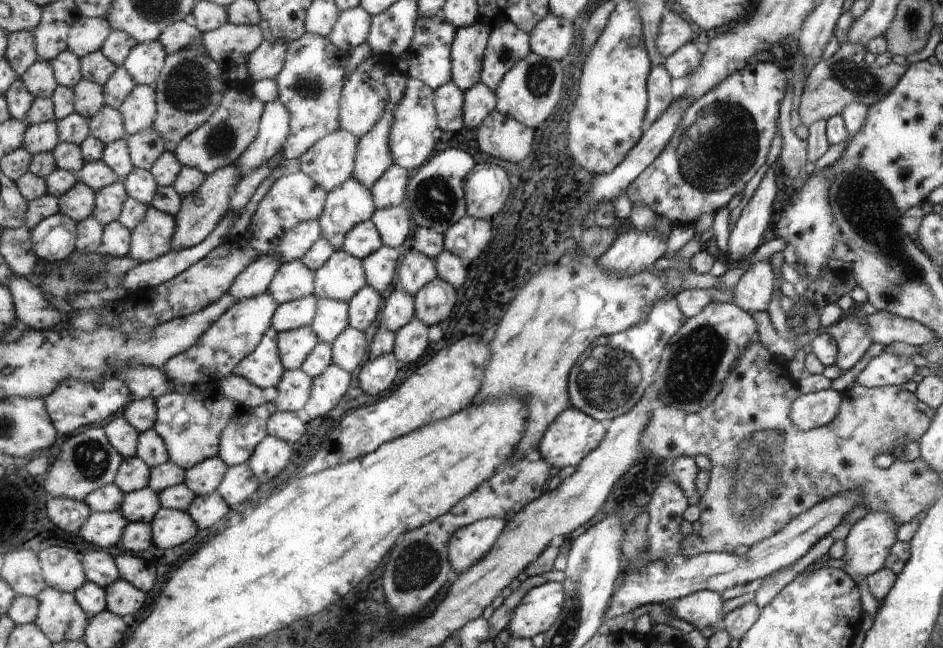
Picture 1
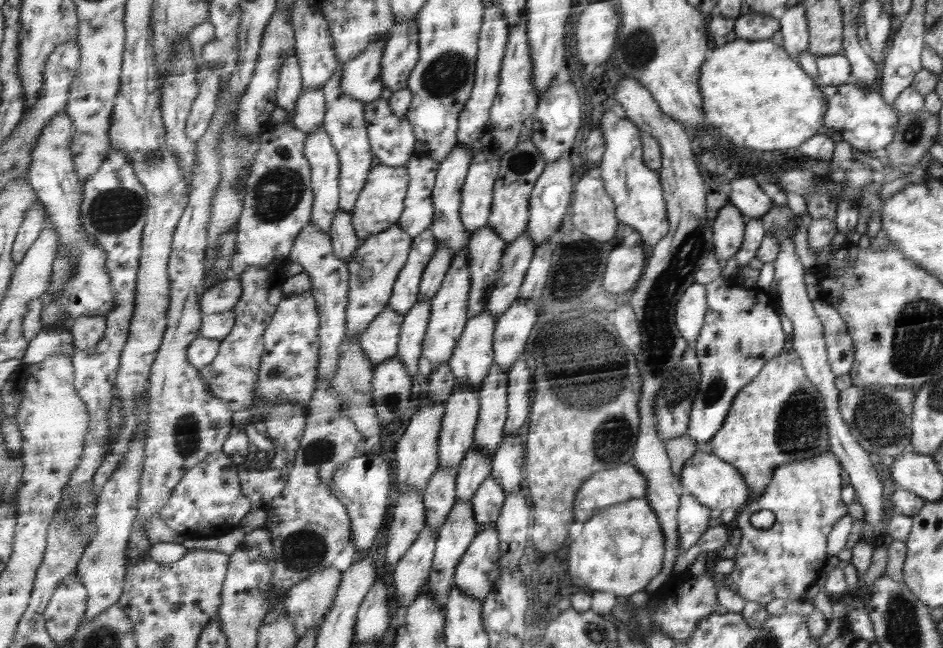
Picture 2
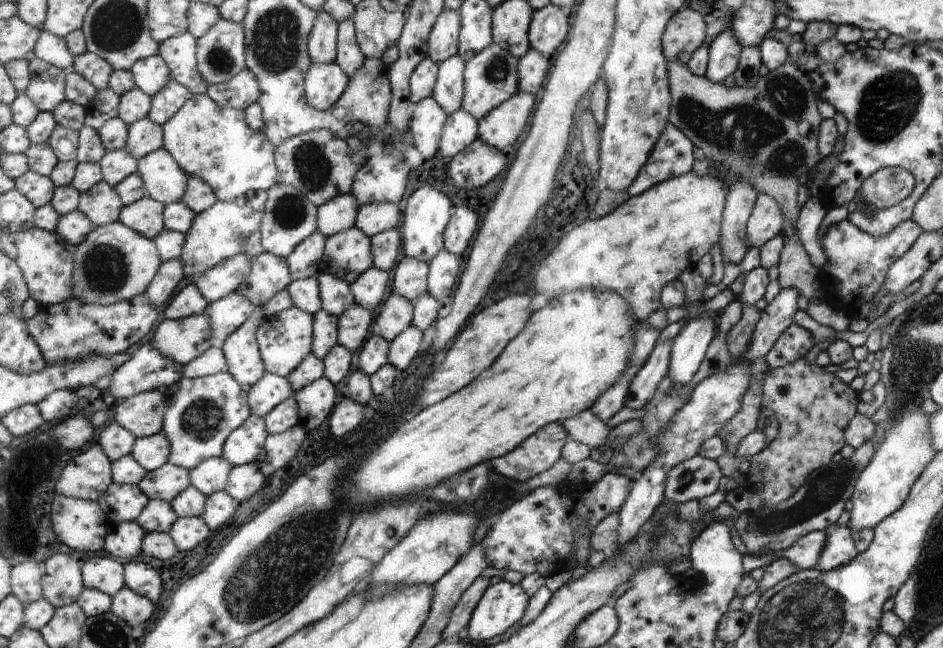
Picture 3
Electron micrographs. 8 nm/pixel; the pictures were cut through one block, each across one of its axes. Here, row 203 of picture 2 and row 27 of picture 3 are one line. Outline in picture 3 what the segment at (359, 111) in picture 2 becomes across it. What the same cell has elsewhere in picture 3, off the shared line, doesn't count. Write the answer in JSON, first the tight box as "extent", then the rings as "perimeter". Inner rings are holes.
{"extent":[336,18,366,78],"perimeter":[[[353,18],[340,22],[337,44],[336,64],[344,69],[348,78],[358,75],[366,62],[366,56],[356,40]]]}

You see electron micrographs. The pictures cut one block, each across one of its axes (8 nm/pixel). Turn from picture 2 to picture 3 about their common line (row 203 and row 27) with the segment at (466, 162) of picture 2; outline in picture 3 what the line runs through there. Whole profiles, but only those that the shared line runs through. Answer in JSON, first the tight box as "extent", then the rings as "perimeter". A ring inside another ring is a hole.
{"extent":[429,10,462,63],"perimeter":[[[442,10],[429,35],[429,58],[442,63],[459,53],[459,35],[462,18],[458,11]]]}

